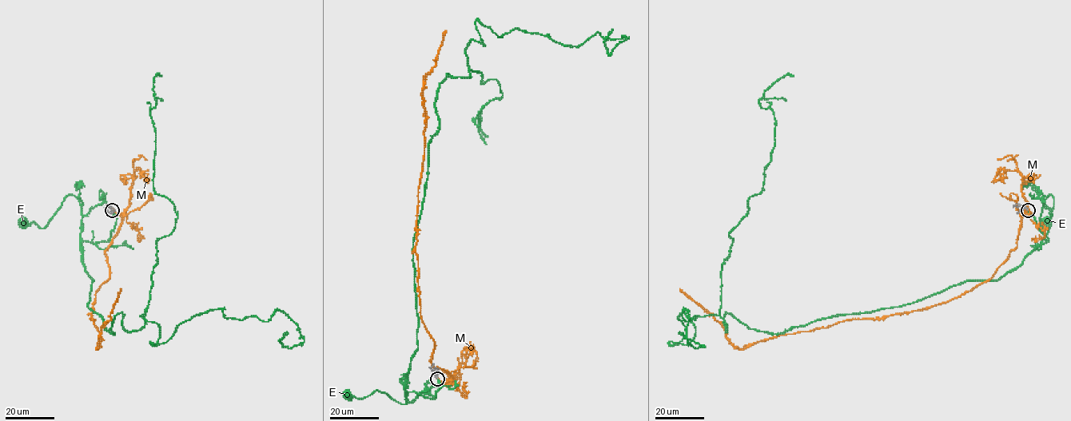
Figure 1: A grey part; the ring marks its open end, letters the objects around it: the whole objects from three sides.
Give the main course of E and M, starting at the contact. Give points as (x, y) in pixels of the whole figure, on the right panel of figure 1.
E: (1028, 210), (1049, 241), (1041, 240), (1049, 228), (1052, 196), (1046, 198), (1040, 217), (1046, 228), (1044, 222)
M: (1027, 208), (1032, 214), (1021, 219), (1017, 245), (991, 277), (921, 309), (846, 319), (739, 349), (679, 288)

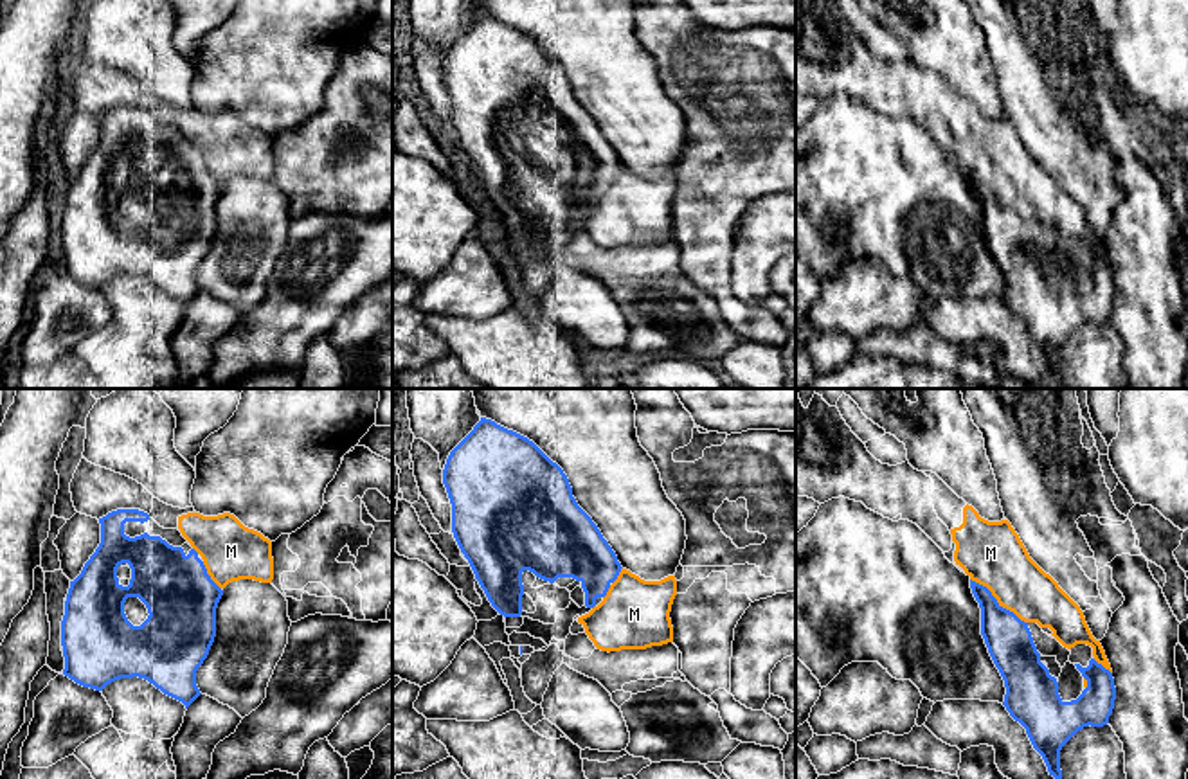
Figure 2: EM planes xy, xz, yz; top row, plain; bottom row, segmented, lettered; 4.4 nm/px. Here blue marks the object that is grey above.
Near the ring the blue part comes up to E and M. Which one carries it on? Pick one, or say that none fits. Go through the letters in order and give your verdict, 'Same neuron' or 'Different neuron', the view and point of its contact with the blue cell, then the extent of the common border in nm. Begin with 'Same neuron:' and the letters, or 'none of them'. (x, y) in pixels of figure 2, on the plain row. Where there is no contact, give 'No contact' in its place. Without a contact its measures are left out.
Same neuron: E
E: Same neuron. No contact
M: Different neuron. Touches blue at yz (996, 198). Shared border 320 nm

